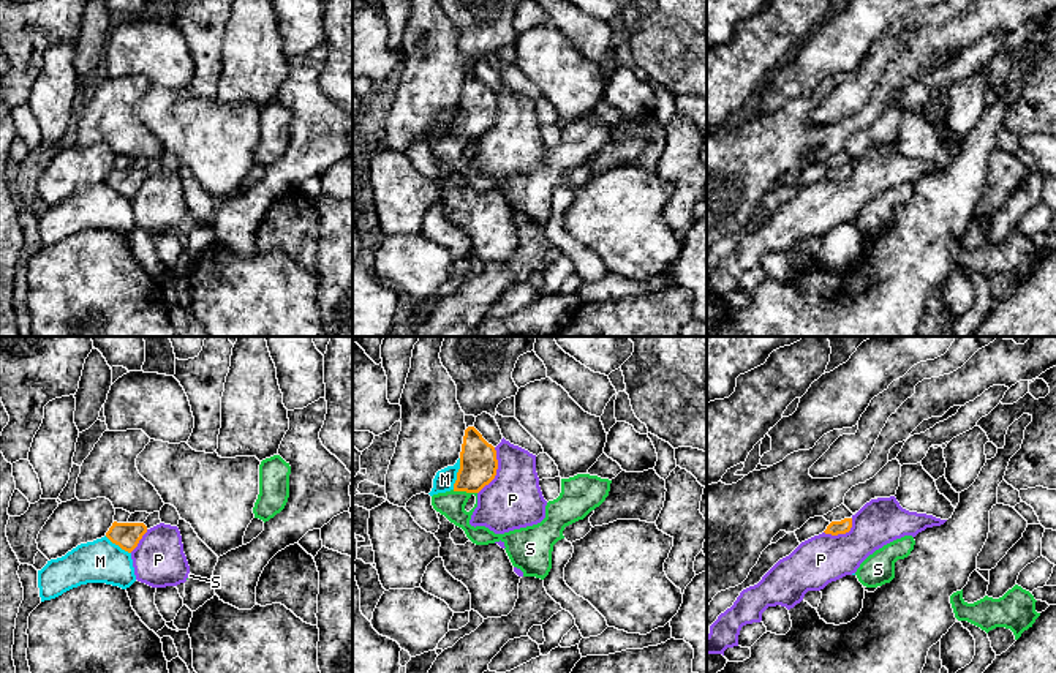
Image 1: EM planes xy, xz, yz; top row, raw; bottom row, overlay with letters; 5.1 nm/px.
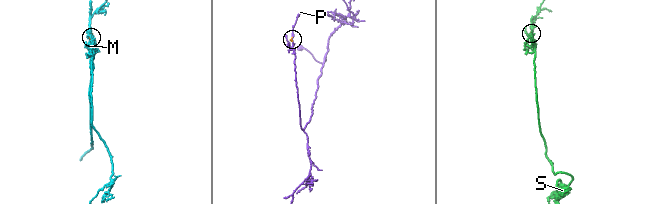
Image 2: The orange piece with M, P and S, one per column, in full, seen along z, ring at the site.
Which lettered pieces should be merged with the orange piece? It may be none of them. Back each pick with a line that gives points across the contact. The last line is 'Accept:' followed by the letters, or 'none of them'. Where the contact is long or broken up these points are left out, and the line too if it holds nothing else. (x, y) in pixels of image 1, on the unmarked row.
Accept: none of them

